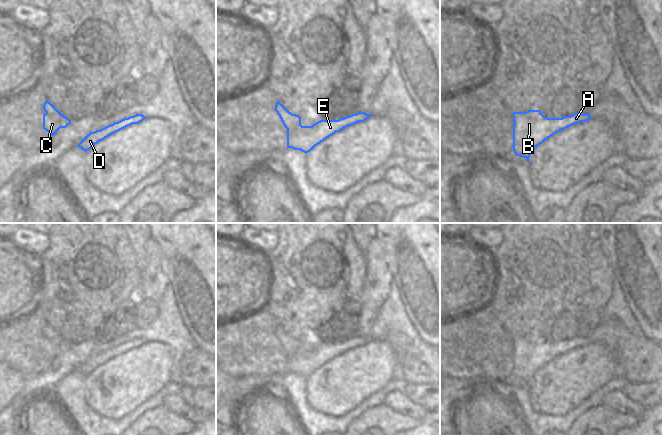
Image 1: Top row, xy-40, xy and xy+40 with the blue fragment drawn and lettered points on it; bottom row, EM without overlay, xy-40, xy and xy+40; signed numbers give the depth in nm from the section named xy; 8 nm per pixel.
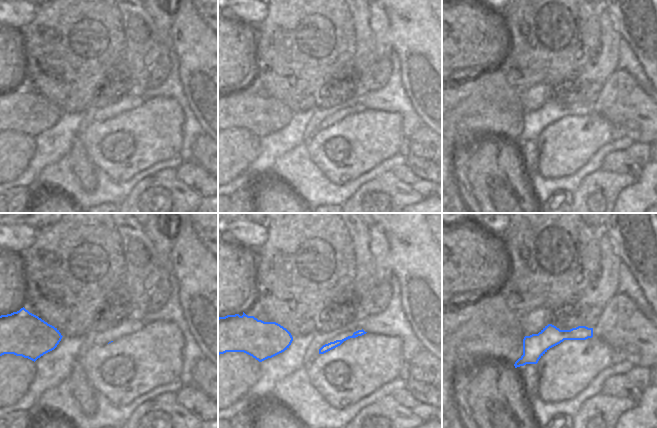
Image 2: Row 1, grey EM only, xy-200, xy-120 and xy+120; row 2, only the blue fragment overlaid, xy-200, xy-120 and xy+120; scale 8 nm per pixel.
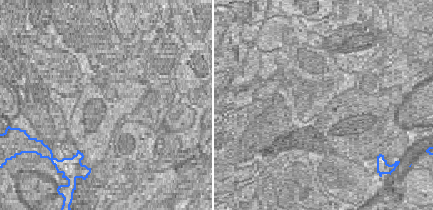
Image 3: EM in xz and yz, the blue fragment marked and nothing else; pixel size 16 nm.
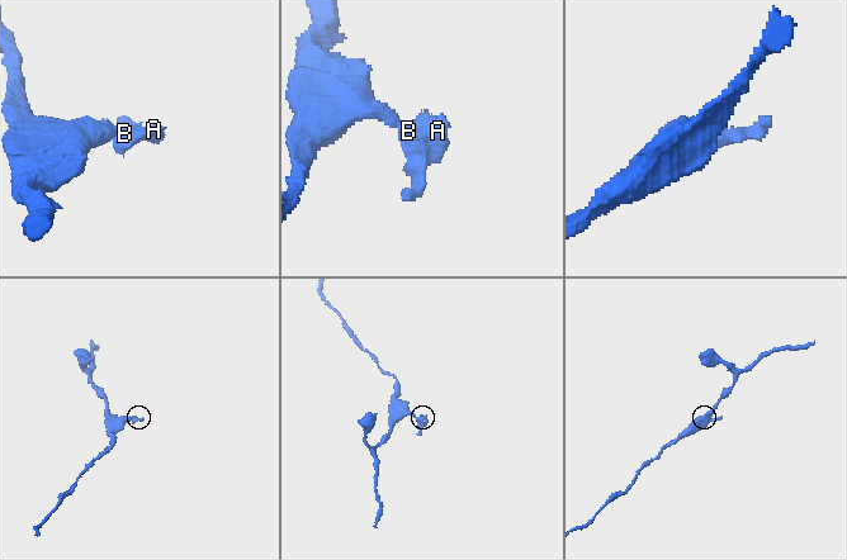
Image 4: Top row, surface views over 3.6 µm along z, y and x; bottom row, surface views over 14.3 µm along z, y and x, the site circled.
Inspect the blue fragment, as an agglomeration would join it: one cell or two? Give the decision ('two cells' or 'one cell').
two cells

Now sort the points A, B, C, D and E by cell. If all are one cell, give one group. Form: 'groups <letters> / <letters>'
groups A B D E / C

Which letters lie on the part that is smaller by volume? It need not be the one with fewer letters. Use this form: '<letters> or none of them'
A, B, D, E

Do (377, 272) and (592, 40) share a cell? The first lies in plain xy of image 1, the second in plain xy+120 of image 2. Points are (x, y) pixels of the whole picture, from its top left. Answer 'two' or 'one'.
two

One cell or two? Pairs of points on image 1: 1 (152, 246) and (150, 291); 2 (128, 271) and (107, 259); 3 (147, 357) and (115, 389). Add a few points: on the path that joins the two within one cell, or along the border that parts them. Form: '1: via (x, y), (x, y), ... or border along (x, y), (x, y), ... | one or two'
1: via (152, 257), (150, 280) | one
2: via (123, 271), (119, 271), (112, 264) | one
3: via (140, 365), (123, 382) | one

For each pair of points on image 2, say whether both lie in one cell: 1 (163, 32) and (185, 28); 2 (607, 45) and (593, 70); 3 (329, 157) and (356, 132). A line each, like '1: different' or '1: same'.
1: different
2: same
3: same

